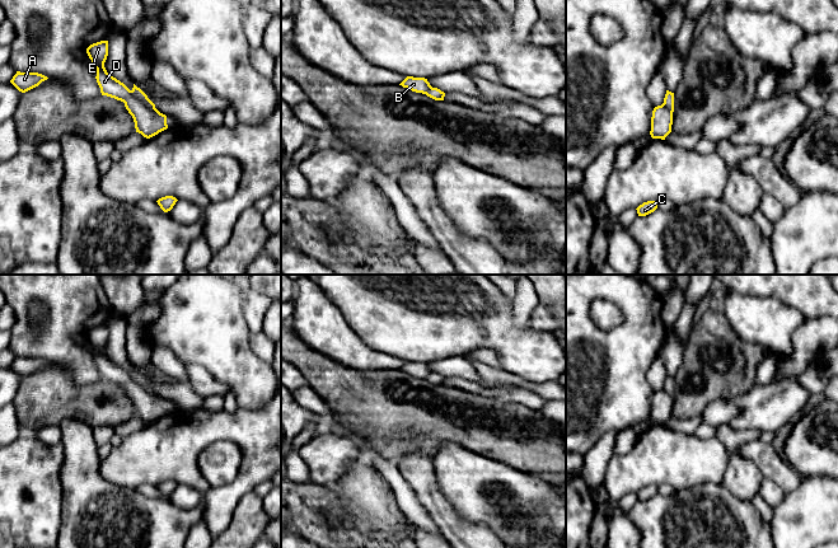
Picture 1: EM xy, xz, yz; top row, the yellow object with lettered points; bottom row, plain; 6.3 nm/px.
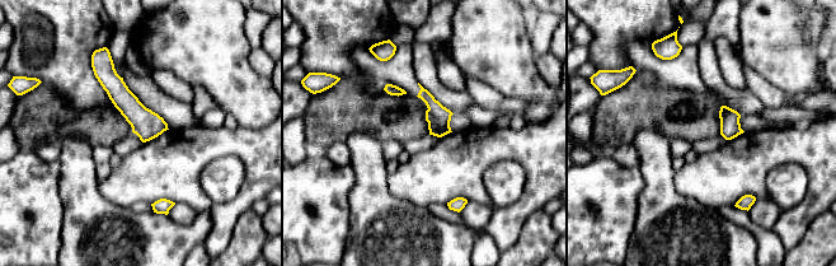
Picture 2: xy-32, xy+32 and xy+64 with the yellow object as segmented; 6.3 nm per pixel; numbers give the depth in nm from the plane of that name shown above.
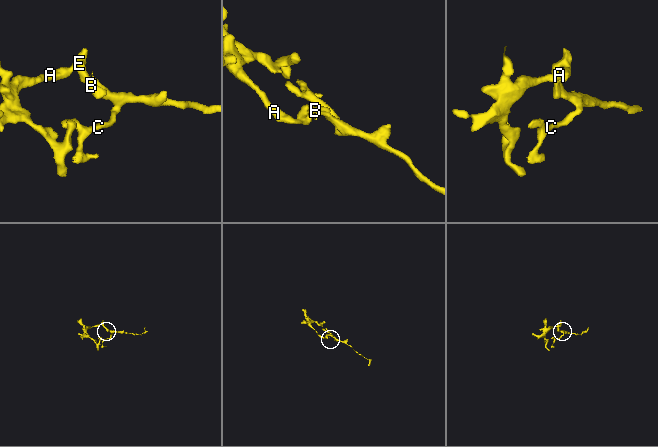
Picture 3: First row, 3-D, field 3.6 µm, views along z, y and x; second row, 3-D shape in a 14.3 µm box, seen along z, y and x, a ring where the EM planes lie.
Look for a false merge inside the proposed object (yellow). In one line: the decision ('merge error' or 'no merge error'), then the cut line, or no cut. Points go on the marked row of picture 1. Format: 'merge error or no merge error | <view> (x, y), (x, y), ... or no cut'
merge error | xy (130, 90), (149, 108), (159, 113)

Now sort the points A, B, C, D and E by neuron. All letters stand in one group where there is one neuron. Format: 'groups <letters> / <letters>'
groups A B D E / C

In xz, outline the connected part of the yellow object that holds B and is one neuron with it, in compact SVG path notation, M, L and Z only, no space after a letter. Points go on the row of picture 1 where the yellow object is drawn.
M407 76L399 85L416 93L426 94L432 86L425 78Z

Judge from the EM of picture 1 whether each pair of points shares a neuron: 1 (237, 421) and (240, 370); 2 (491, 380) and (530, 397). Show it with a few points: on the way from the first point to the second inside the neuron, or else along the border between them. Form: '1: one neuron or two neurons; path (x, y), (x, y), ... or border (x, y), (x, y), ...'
1: two neurons; border (267, 402), (256, 408), (239, 408)
2: two neurons; border (494, 385), (516, 384), (529, 389)

